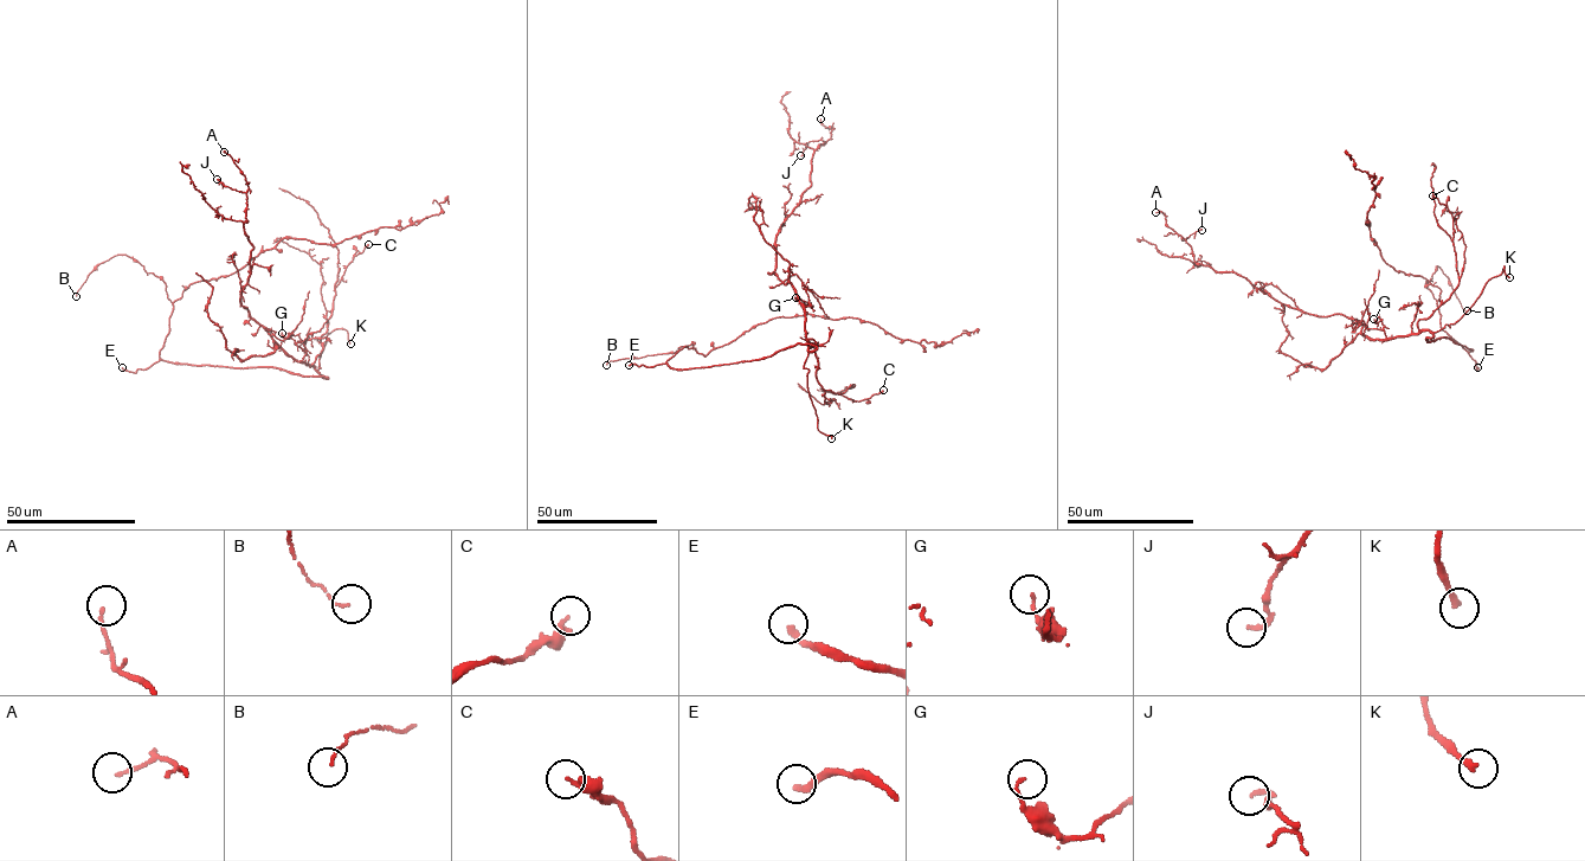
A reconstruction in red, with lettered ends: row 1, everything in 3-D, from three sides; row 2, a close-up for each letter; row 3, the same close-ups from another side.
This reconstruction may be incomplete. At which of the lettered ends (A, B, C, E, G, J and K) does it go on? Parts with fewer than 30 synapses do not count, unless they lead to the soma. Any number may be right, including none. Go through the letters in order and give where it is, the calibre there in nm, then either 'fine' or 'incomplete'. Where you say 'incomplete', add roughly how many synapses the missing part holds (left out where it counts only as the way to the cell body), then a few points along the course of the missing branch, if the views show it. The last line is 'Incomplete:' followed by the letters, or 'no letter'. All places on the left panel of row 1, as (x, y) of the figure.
A: place (224, 152); calibre 120 nm; fine
B: place (76, 296); calibre 90 nm; fine
C: place (368, 244); calibre 260 nm; fine
E: place (122, 367); calibre 220 nm; incomplete; 200 synapses
G: place (282, 333); calibre 120 nm; fine
J: place (217, 179); calibre 150 nm; fine
K: place (350, 344); calibre 220 nm; incomplete; course (350, 344), (336, 359), (316, 365)
Incomplete: E, K

